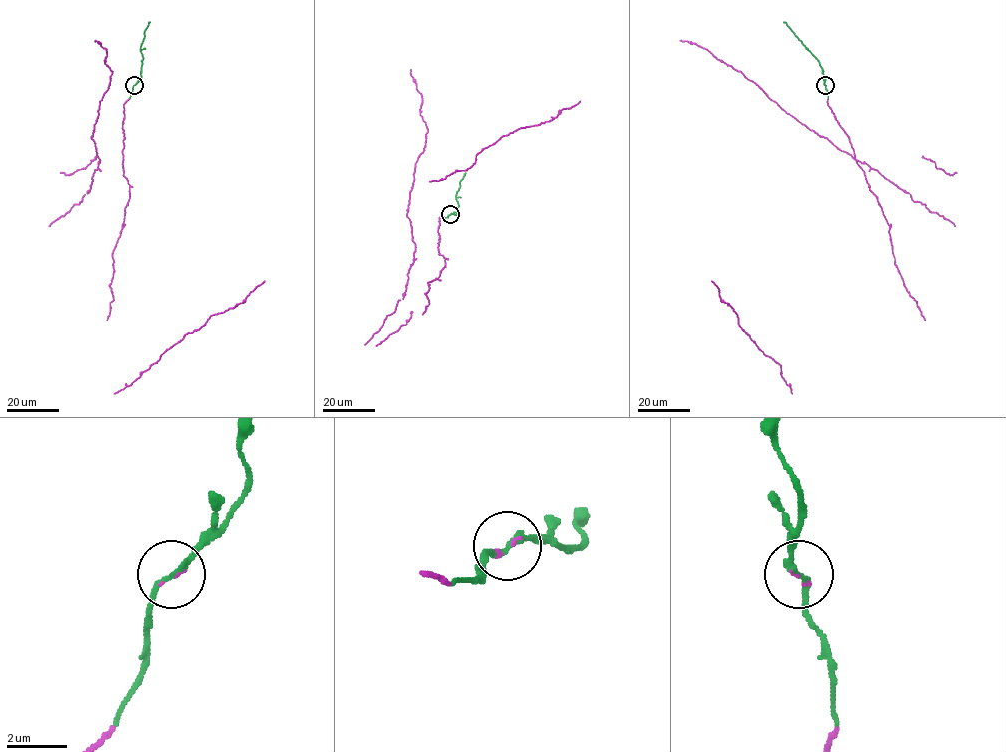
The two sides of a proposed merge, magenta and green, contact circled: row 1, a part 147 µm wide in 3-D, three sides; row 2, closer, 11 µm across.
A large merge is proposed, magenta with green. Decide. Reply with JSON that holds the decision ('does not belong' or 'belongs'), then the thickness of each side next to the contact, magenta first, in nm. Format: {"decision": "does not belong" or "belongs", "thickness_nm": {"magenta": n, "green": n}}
{"decision": "belongs", "thickness_nm": {"magenta": 80, "green": 180}}

